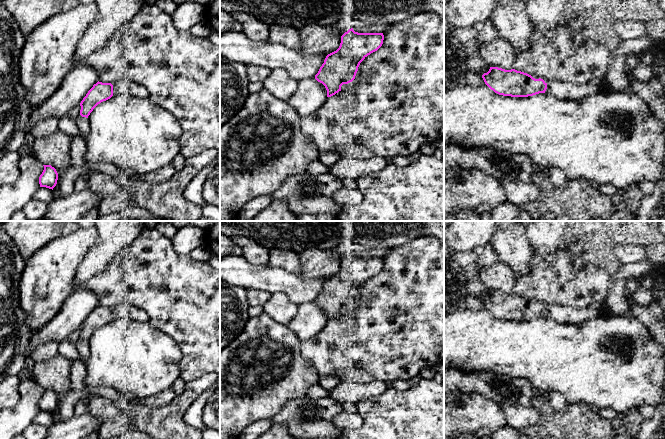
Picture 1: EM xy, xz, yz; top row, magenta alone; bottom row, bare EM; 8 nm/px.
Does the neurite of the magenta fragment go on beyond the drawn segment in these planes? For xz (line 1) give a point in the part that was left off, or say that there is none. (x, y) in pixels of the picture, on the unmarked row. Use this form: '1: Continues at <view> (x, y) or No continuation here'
1: No continuation here

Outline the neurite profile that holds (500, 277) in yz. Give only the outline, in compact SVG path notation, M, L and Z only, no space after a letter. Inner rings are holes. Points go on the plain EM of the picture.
M496 261L493 265L479 269L479 276L490 291L511 294L514 291L516 274L509 265Z

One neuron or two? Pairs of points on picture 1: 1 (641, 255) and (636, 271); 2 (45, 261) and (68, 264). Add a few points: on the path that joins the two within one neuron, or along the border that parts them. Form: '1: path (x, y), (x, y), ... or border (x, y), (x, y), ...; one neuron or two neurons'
1: border (645, 259), (622, 265); two neurons
2: path (51, 260), (62, 261); one neuron

